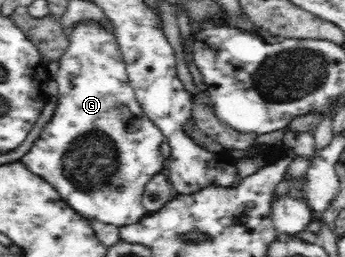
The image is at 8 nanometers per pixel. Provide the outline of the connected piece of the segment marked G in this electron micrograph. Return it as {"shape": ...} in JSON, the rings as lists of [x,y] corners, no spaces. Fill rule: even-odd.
{"shape":[[[84,20],[77,22],[73,26],[69,36],[68,50],[66,50],[66,54],[60,58],[59,64],[60,66],[58,66],[57,77],[55,79],[58,84],[55,111],[51,119],[40,131],[38,139],[35,140],[30,150],[19,159],[19,162],[27,166],[28,171],[46,179],[46,182],[49,182],[57,190],[60,199],[64,200],[84,218],[94,218],[94,220],[98,220],[98,222],[114,224],[114,226],[117,227],[136,224],[148,214],[141,202],[143,200],[146,184],[148,184],[148,181],[154,174],[165,172],[166,159],[162,157],[160,153],[160,146],[162,146],[162,142],[164,142],[166,138],[164,138],[162,131],[146,116],[138,99],[136,99],[136,95],[134,94],[135,90],[129,83],[129,74],[126,70],[126,64],[124,63],[120,46],[114,33],[106,31],[104,27],[100,27],[95,21]]]}

